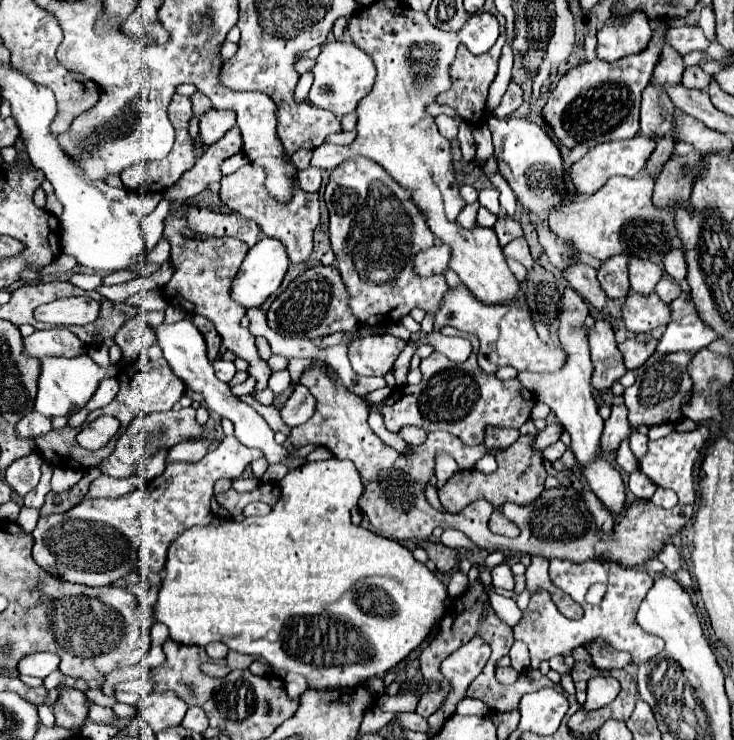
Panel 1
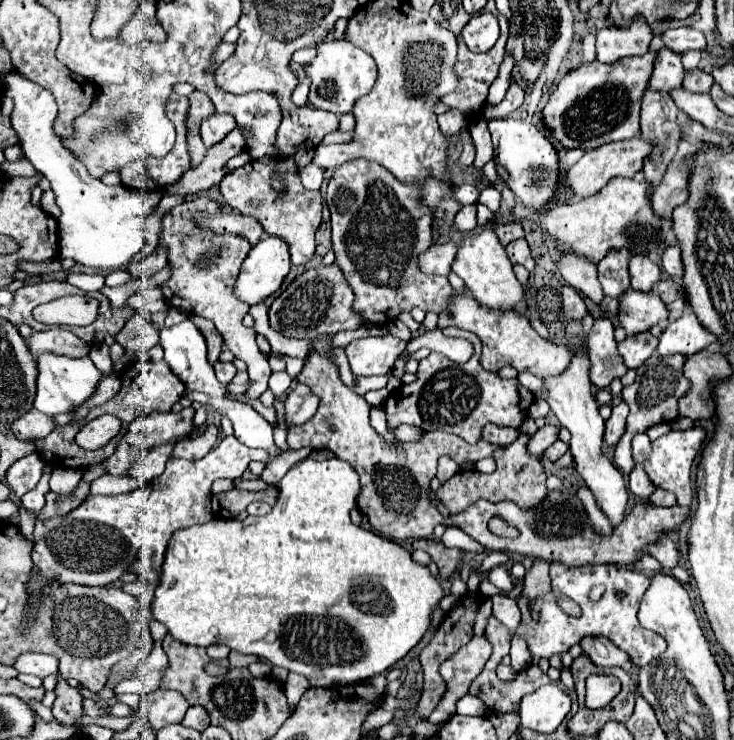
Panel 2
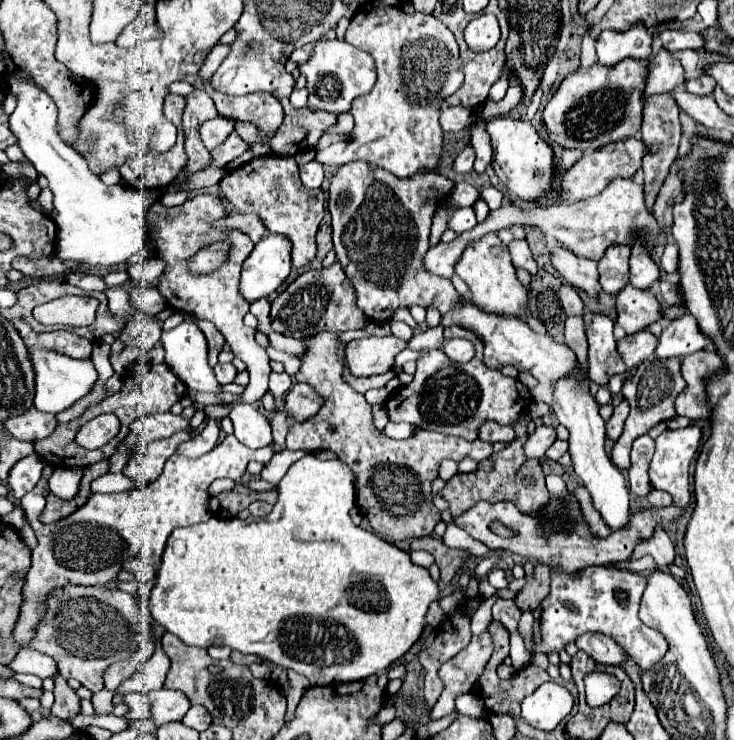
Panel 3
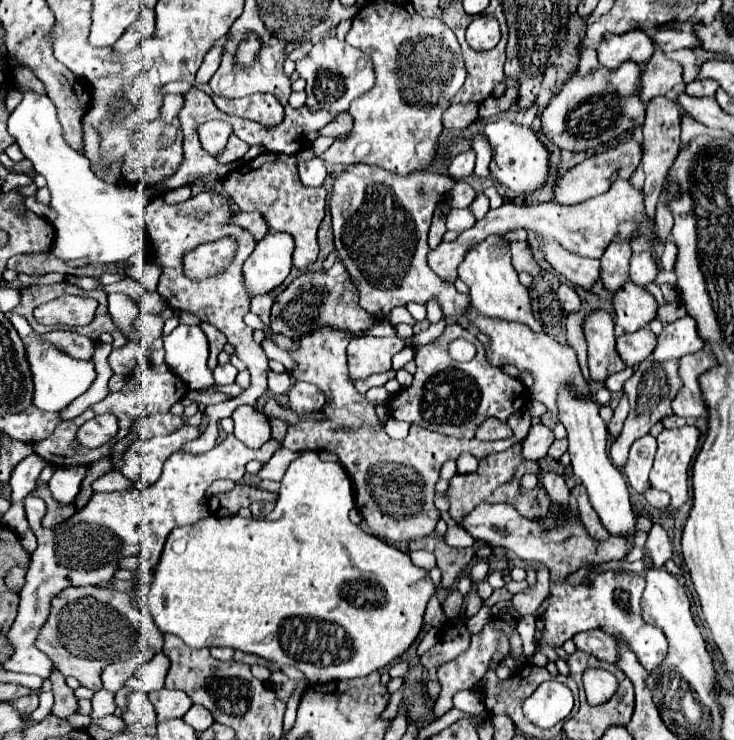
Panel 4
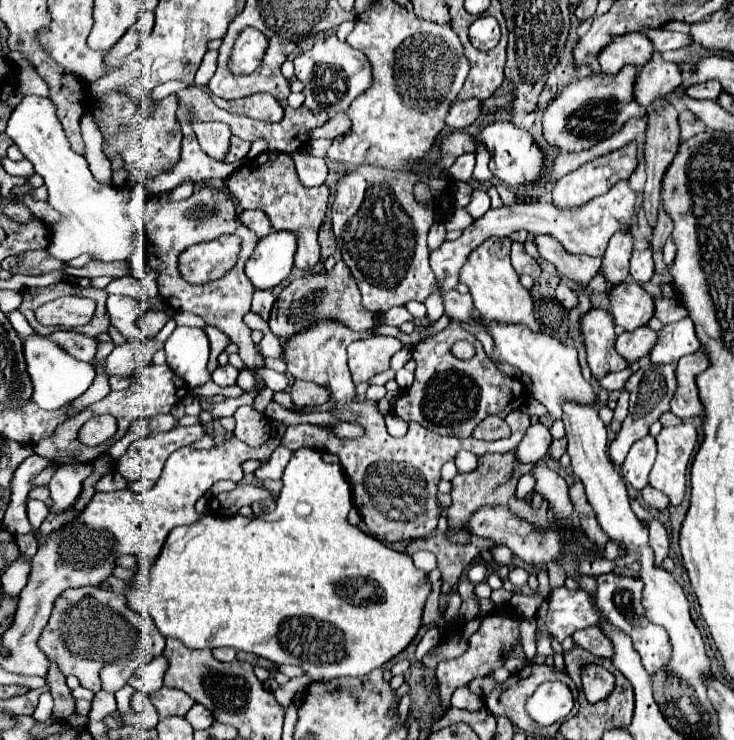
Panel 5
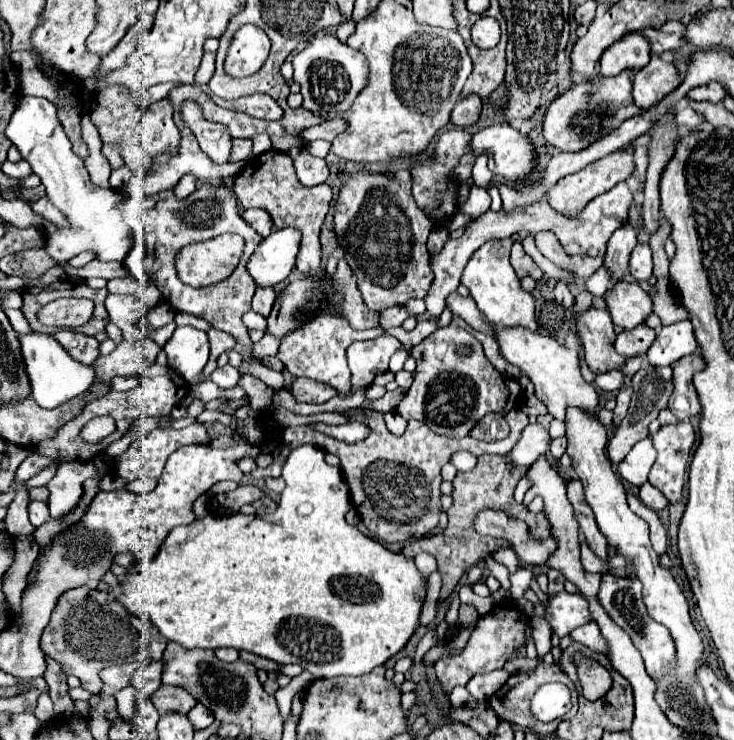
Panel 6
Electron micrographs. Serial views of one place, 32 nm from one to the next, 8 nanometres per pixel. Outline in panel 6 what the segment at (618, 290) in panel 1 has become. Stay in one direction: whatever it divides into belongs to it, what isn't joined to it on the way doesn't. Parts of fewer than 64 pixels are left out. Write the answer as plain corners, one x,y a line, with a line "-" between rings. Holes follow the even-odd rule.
626,222
624,226
620,226
612,234
612,238
608,242
608,250
606,250
604,264
612,272
612,278
614,280
622,278
628,272
630,252
634,250
636,244
638,244
638,232
636,232
636,228
630,222

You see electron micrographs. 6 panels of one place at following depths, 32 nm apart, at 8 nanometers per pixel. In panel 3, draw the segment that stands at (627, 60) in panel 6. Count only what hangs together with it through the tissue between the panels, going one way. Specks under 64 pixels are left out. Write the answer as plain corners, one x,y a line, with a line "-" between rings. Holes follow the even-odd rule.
640,24
626,32
604,30
596,40
596,52
598,62
606,66
618,64
620,60
626,58
648,60
652,56
652,36

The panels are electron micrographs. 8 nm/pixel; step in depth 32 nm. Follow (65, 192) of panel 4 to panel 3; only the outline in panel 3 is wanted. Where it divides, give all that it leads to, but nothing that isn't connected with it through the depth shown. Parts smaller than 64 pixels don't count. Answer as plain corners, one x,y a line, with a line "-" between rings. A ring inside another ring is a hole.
8,76
10,82
10,92
18,96
16,110
10,114
10,132
18,138
18,144
24,152
24,156
32,162
38,174
46,176
48,188
54,194
54,208
58,216
54,218
56,224
56,248
54,256
60,260
80,260
88,266
102,266
110,268
116,264
126,262
132,254
144,248
148,234
146,234
146,214
148,206
162,196
162,190
144,191
128,188
126,184
116,184
116,186
106,186
90,168
84,156
80,156
72,146
68,146
60,134
58,134
58,122
56,122
56,104
54,100
40,88
28,82
20,82
14,76

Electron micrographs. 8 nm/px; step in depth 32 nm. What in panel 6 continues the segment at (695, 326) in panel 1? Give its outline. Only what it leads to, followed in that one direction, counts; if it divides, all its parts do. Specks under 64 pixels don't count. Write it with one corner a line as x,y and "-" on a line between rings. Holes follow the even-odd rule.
682,320
670,326
662,326
652,348
646,352
652,366
670,366
686,354
698,348
690,320

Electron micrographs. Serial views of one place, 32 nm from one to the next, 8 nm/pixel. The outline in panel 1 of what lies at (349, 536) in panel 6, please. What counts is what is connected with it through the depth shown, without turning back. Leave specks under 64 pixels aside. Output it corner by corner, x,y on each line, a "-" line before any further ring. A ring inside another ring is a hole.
330,458
324,462
304,462
300,464
300,468
290,470
282,478
280,488
282,494
270,514
256,518
250,516
241,522
223,520
218,526
214,524
192,526
184,530
176,542
172,542
164,566
166,576
162,580
162,586
158,590
158,600
154,604
154,618
166,624
170,628
170,638
180,644
208,646
210,642
224,642
230,650
262,658
272,668
302,674
308,680
308,686
316,690
332,690
332,688
346,688
346,686
354,688
364,684
372,676
384,676
428,636
428,632
436,626
438,618
444,614
444,600
448,598
444,584
424,564
416,562
412,558
412,552
402,544
398,544
396,540
388,540
350,522
350,510
358,504
358,498
362,494
360,474
352,462
338,460
338,458

